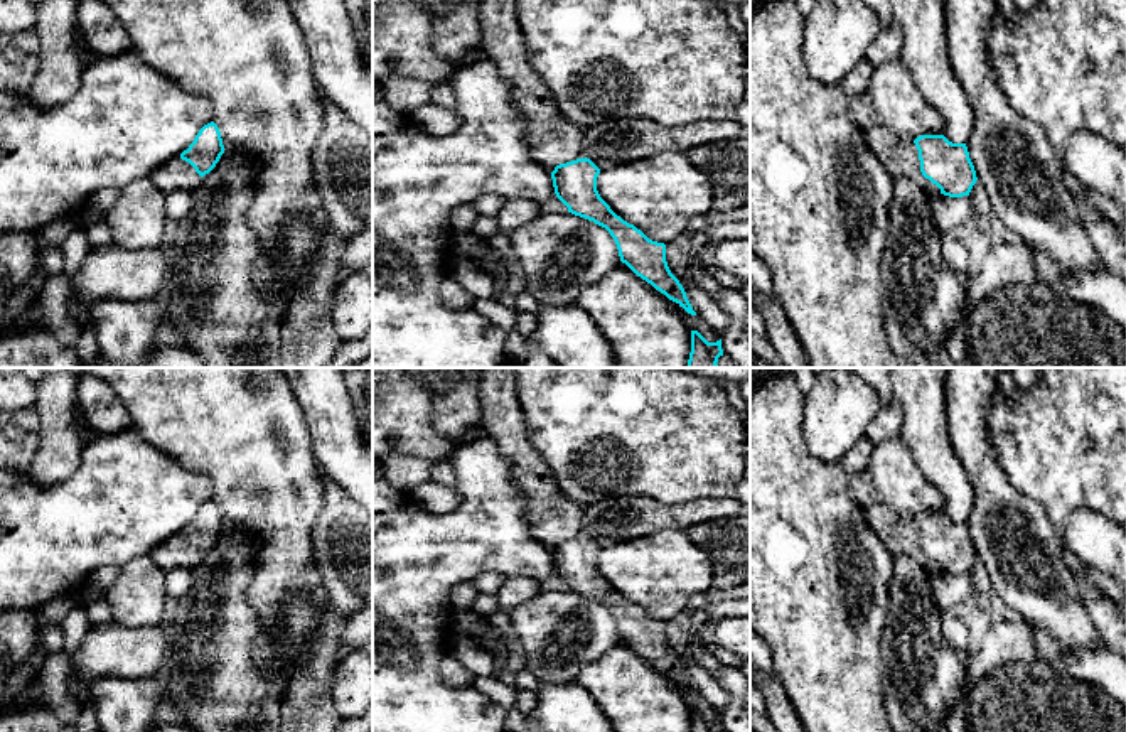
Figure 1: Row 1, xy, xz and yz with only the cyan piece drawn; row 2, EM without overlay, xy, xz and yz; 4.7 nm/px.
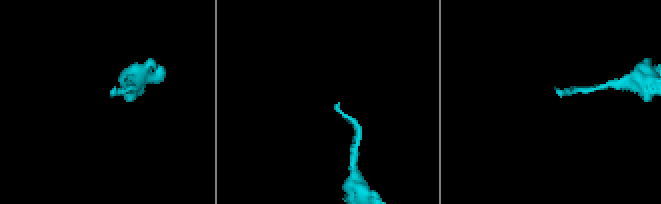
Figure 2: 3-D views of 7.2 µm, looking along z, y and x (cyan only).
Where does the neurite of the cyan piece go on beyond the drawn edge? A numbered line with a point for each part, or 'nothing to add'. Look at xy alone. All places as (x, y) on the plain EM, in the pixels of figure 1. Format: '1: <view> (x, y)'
1: xy (177, 552)

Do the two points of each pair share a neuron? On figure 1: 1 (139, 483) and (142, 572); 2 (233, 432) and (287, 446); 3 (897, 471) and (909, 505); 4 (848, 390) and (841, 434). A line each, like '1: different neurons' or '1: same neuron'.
1: different neurons
2: same neuron
3: same neuron
4: same neuron

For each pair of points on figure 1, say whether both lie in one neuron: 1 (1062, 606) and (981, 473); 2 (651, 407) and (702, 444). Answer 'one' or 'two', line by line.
1: one
2: one

